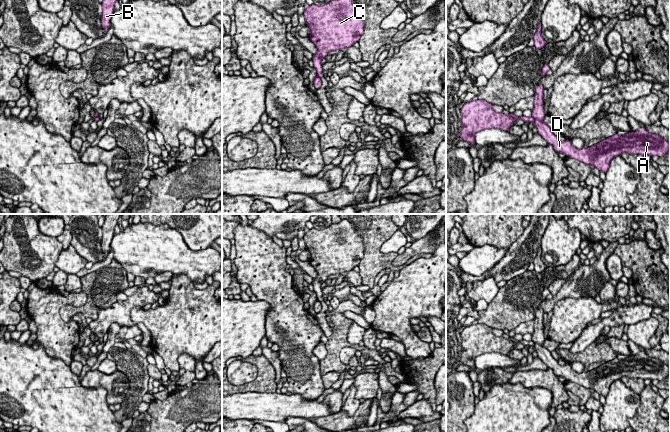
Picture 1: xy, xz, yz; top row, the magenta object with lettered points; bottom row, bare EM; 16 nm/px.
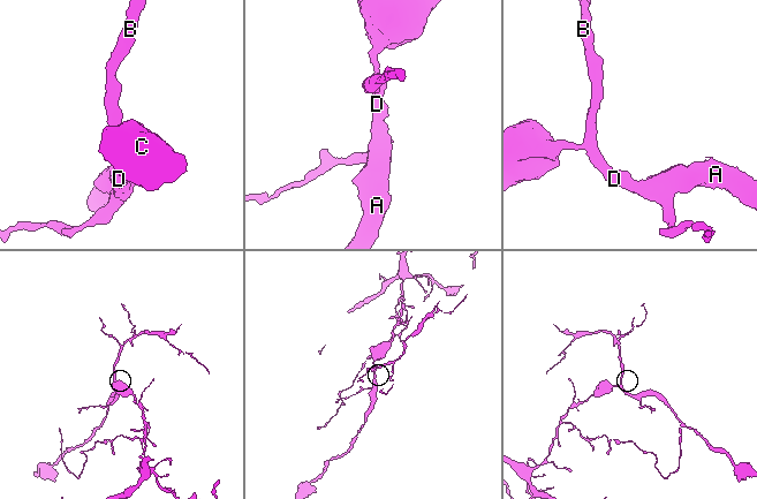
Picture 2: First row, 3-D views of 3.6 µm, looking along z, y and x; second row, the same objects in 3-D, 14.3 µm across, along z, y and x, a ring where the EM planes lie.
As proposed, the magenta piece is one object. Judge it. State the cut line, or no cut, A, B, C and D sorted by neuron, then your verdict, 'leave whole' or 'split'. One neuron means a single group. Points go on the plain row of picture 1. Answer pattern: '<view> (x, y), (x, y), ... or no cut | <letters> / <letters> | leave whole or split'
yz (531, 341), (534, 345) | A B D / C | split

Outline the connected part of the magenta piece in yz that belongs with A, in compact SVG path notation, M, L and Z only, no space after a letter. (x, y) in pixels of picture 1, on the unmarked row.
M538 309L535 313L534 333L532 342L538 357L552 369L557 377L564 377L584 388L593 389L599 395L607 396L613 382L622 377L641 378L643 380L665 380L670 376L670 367L659 359L648 356L645 352L639 352L641 356L629 356L624 360L617 357L605 362L601 366L587 372L577 373L571 364L561 366L553 358L551 352L543 346L545 341L543 330L543 310Z

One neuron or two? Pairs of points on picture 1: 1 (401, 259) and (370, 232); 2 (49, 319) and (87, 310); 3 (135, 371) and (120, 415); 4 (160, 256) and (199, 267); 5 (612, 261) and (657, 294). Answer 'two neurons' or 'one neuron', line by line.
1: two neurons
2: two neurons
3: one neuron
4: one neuron
5: two neurons

